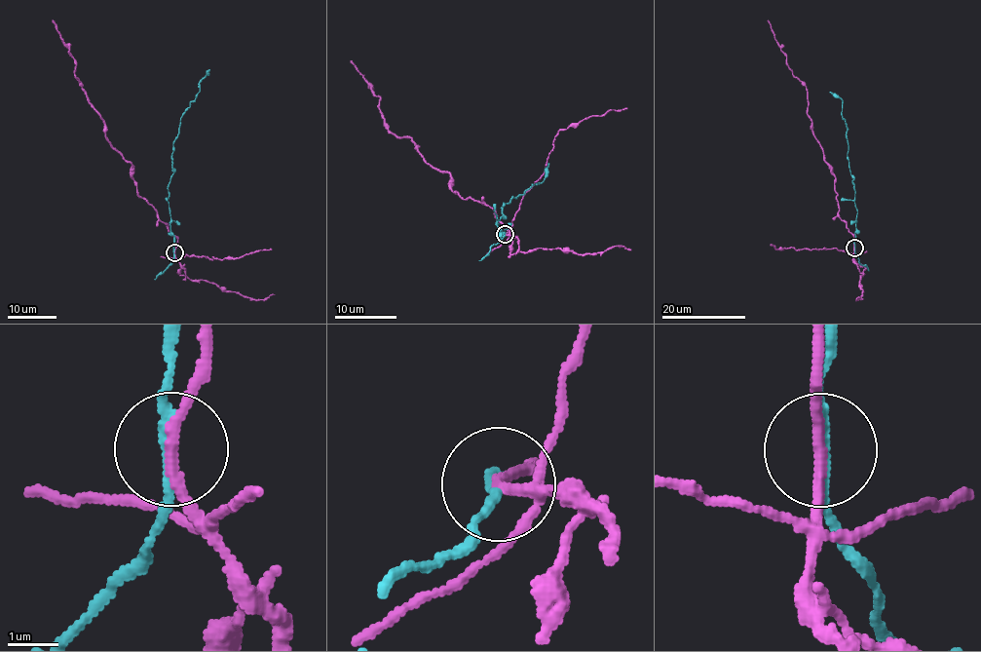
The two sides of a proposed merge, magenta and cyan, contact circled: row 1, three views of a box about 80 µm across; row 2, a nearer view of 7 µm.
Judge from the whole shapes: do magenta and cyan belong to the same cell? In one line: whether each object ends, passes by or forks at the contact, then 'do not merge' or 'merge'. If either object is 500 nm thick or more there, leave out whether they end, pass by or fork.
magenta passes by; cyan passes by; do not merge

